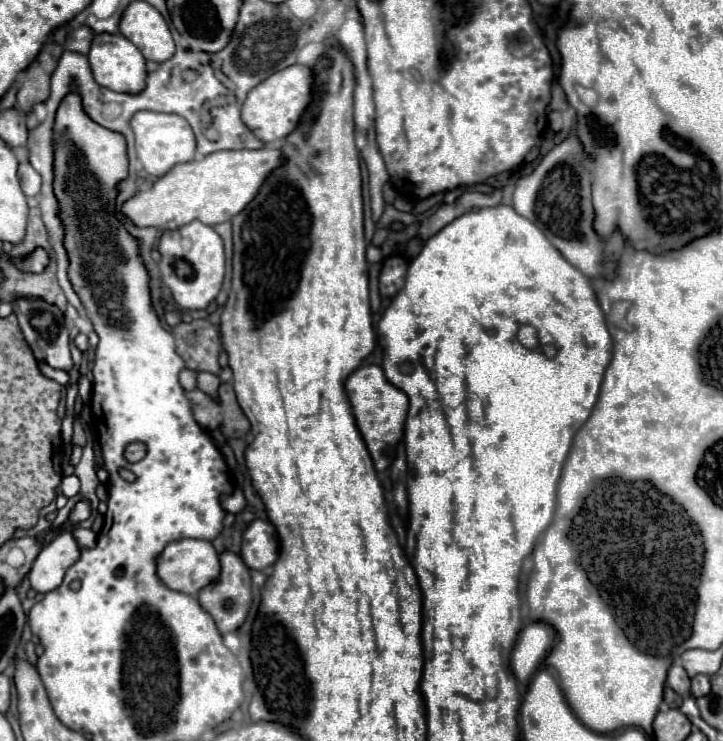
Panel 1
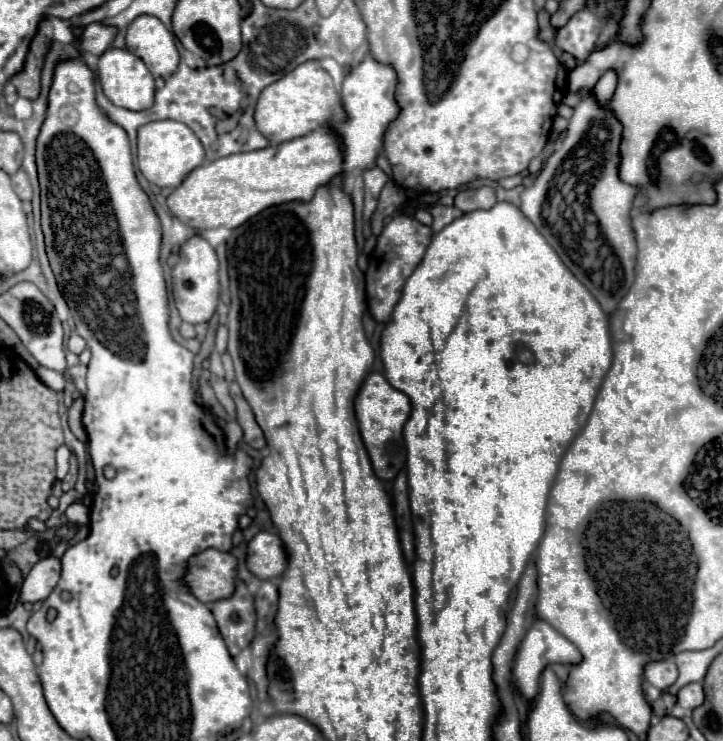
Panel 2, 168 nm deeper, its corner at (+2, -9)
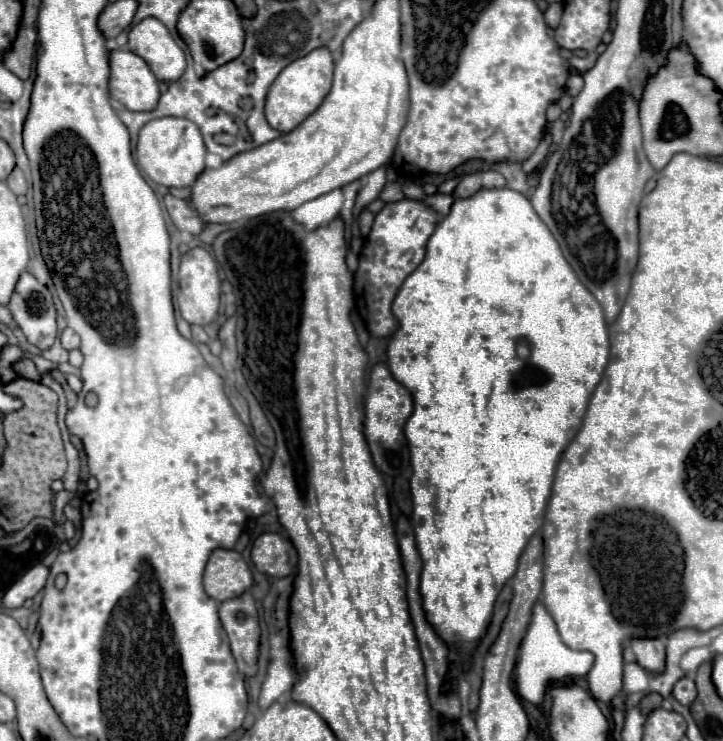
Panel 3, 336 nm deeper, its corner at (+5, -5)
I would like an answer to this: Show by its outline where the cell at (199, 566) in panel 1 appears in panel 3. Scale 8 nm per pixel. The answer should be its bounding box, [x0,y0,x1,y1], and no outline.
[203,548,251,602]

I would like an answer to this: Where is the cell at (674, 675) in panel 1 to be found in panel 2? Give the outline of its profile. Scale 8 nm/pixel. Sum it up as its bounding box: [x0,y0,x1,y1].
[644,660,678,690]

